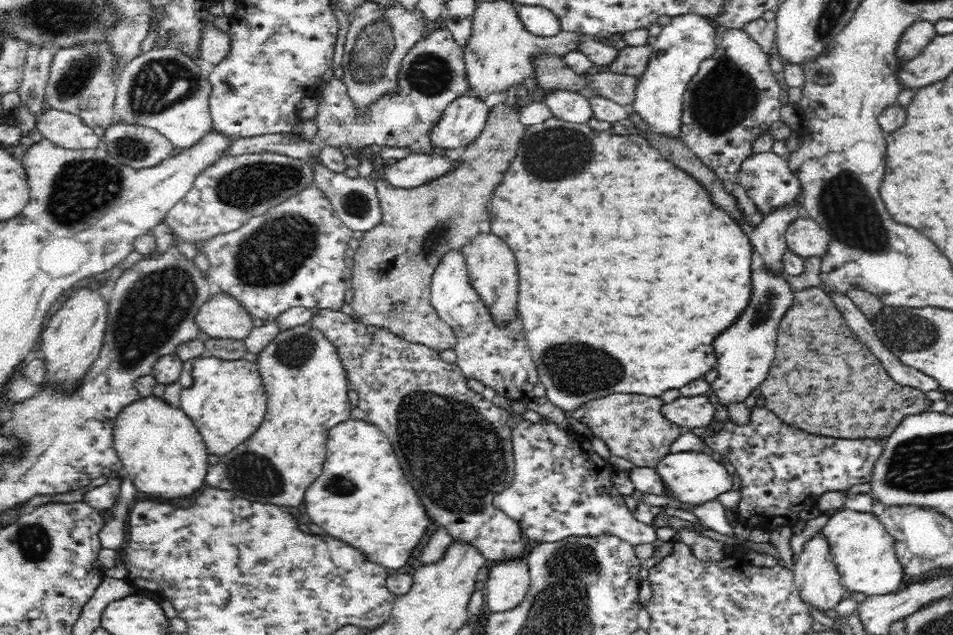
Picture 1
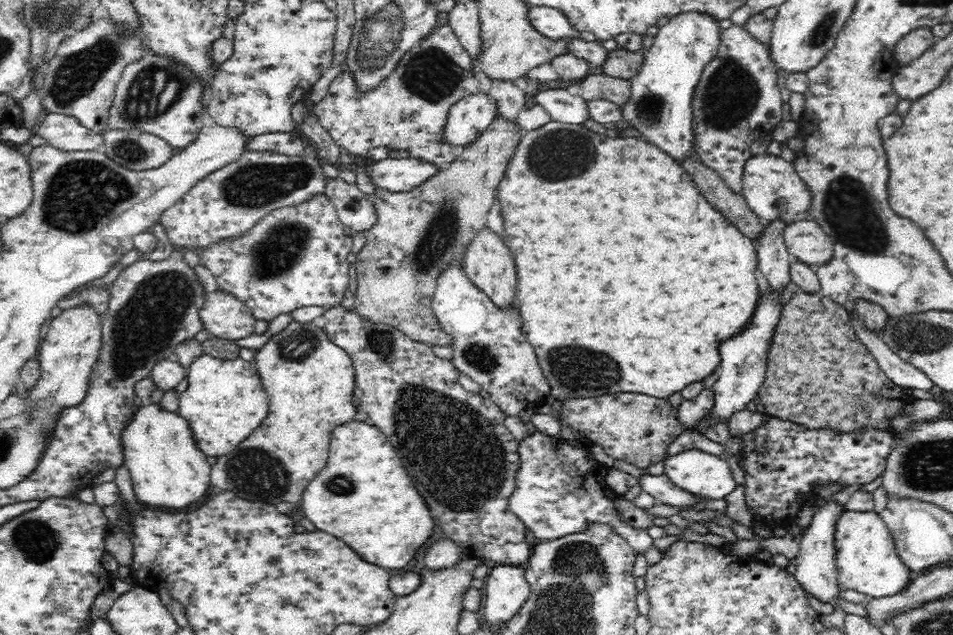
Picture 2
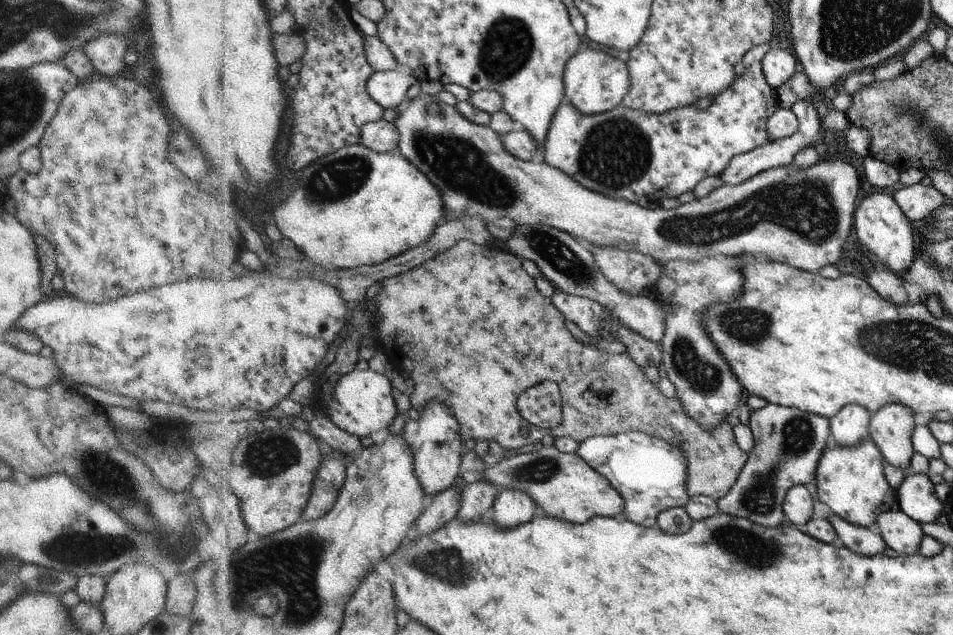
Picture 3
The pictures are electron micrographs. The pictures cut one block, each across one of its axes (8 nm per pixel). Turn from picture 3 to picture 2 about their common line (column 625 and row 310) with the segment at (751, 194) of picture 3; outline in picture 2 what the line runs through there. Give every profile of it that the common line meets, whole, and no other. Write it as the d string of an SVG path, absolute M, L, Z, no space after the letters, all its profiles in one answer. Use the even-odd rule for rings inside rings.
M224 290L207 293L199 317L211 337L233 341L248 338L257 321L244 302Z

